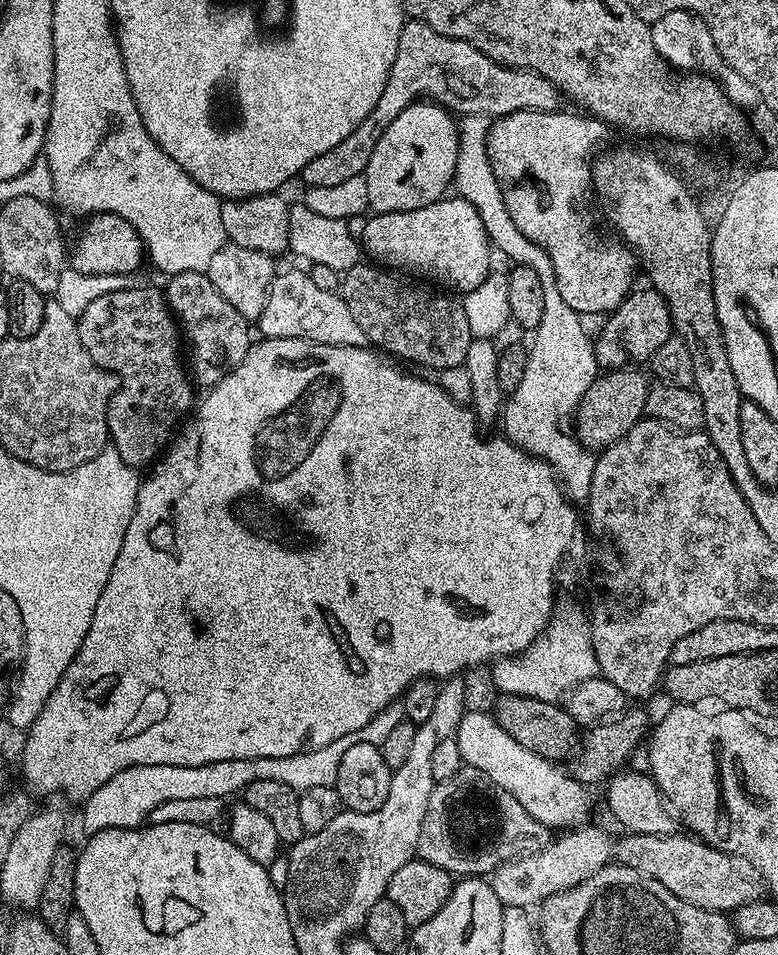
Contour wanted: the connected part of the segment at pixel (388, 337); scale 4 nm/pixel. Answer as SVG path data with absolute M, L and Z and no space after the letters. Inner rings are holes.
M372 262L358 263L342 276L344 301L350 306L350 314L354 314L354 322L362 326L362 334L366 334L369 345L400 362L409 360L435 370L459 368L474 339L470 322L466 322L466 310L459 299L440 290L431 292L428 288L431 287Z

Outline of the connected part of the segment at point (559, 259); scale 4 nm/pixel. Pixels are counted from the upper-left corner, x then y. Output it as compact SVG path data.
M533 108L530 110L522 110L521 112L511 112L510 114L506 114L505 116L497 116L495 119L491 121L491 128L489 130L488 136L488 154L490 158L490 166L494 166L494 174L498 178L498 186L502 190L502 194L504 195L504 201L506 202L506 210L510 210L510 218L514 218L514 224L518 226L518 230L522 230L522 234L526 234L526 238L530 238L532 242L538 244L541 248L543 248L546 253L550 256L551 265L554 266L554 278L558 282L558 291L562 293L562 298L566 302L566 306L570 306L570 310L574 310L575 312L579 312L581 317L589 318L588 316L600 316L603 317L605 314L610 314L614 309L620 305L621 302L625 300L628 296L629 292L633 291L634 283L632 284L632 279L635 278L636 272L638 273L638 261L636 258L636 253L632 251L631 248L625 246L623 243L617 242L615 244L614 241L608 240L605 244L599 244L598 241L592 240L592 236L588 233L588 220L584 217L584 199L587 198L588 192L590 196L590 189L592 188L592 165L594 163L594 157L609 143L608 140L608 131L610 131L609 125L605 123L603 120L598 120L594 116L589 116L587 114L579 114L580 116L575 116L572 112L564 112L565 110L557 110L554 112L535 112Z

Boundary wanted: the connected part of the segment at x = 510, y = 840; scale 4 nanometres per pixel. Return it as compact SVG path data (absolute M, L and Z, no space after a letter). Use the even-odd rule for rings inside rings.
M462 766L454 774L454 778L441 780L433 787L426 818L422 822L418 856L419 859L451 872L453 877L484 878L506 862L542 850L553 839L550 829L538 822L538 818L526 814L526 806L522 806L522 802L518 802L514 794L506 794L506 790L502 790L498 782L490 782L490 778L482 774L482 770Z

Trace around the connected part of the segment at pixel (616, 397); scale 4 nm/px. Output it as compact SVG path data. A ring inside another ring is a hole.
M635 367L605 371L603 374L597 375L590 390L586 390L582 402L574 413L576 437L584 443L586 448L593 450L608 448L614 442L618 442L618 438L622 438L622 434L626 434L626 430L630 430L630 426L645 419L644 407L650 380L647 375L644 377L640 372L643 371L637 370Z

